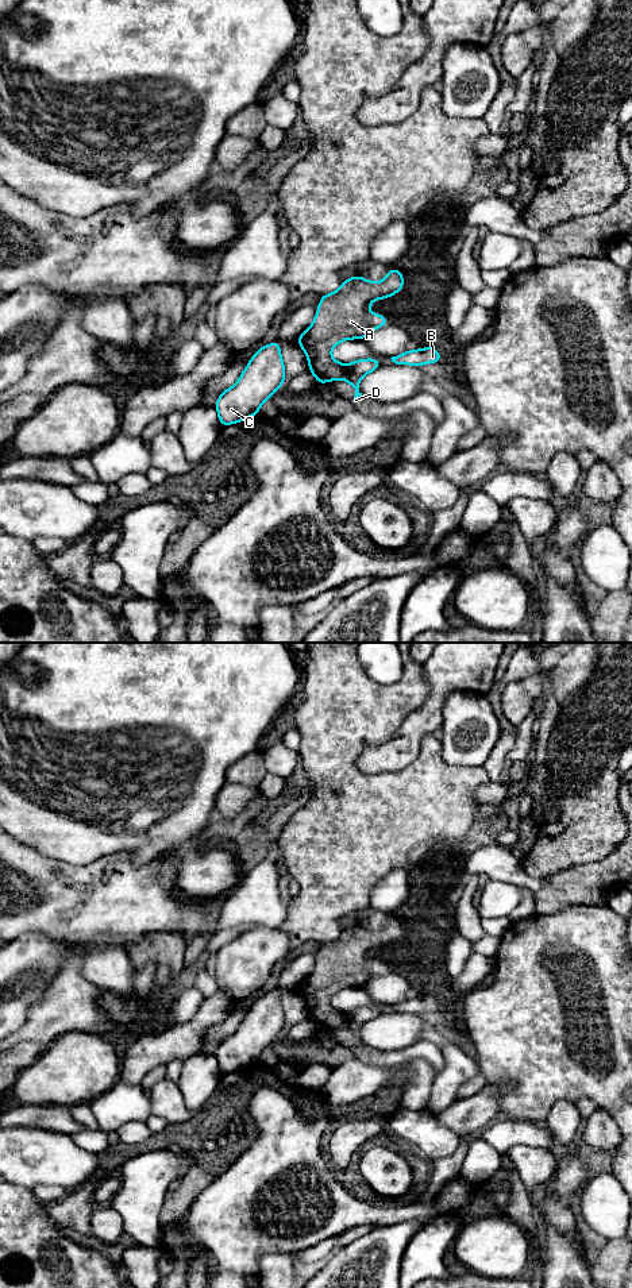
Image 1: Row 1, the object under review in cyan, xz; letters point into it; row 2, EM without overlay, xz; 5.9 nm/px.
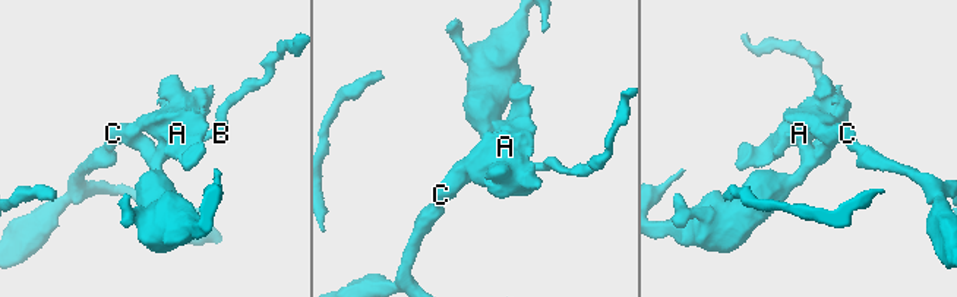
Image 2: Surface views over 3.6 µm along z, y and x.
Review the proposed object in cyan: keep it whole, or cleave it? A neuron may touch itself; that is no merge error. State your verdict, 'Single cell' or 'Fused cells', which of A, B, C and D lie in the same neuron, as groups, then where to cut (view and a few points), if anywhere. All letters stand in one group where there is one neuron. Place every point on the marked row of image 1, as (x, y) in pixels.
Fused cells. Groups: A D / B C. Split along xz (345, 366), (349, 371), (361, 377)

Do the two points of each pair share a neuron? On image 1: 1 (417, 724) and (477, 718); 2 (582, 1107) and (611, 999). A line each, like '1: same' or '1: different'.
1: different
2: different

